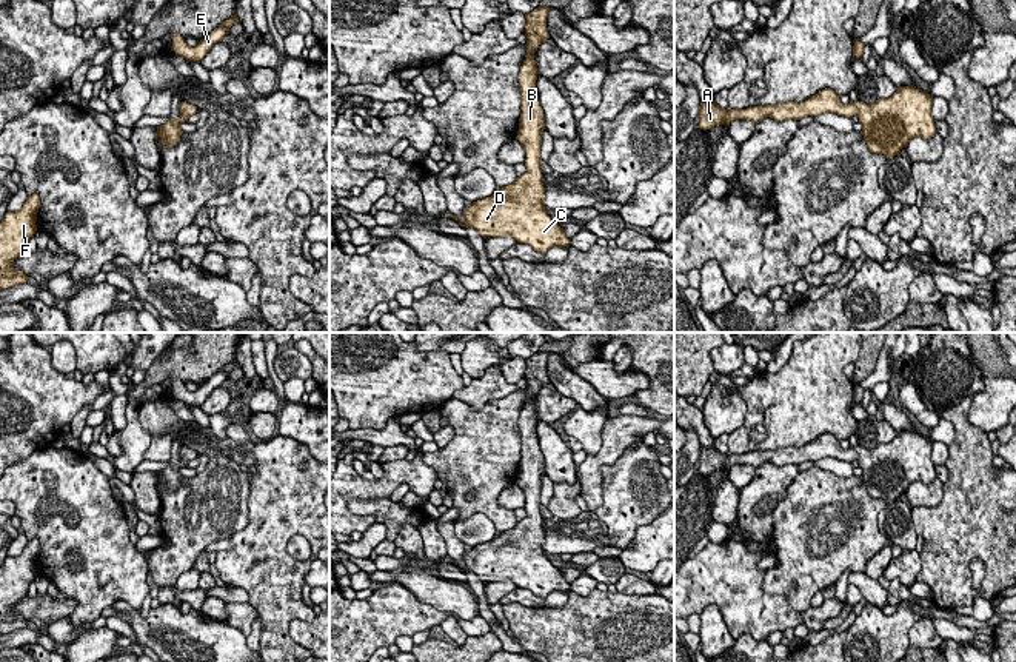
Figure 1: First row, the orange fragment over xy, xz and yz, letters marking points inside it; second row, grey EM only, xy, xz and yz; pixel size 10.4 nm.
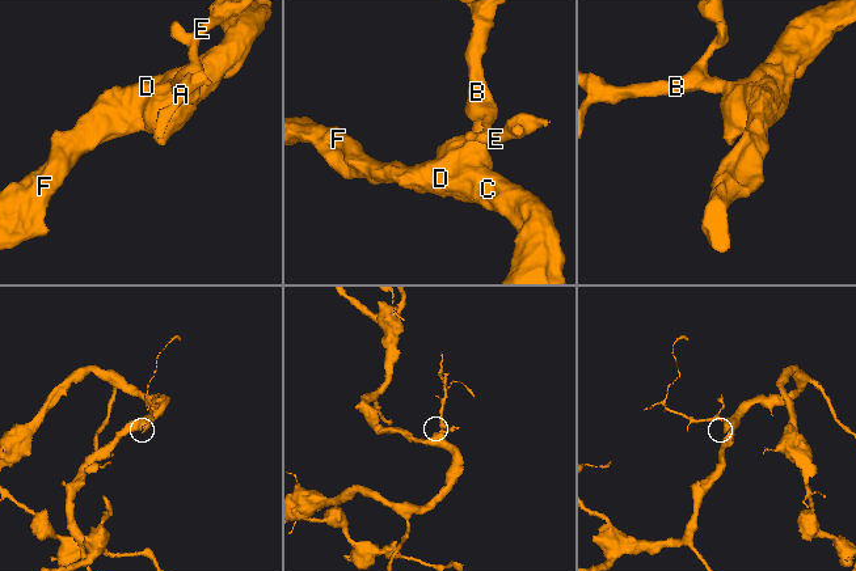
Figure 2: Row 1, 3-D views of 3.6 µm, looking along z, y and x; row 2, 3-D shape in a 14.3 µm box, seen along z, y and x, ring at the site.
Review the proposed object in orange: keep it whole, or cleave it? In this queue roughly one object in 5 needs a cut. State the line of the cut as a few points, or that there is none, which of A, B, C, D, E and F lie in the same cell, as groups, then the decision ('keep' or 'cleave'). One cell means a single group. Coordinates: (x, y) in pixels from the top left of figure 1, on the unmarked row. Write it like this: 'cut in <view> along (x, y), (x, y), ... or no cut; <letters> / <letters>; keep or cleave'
no cut; A B C D E F; keep

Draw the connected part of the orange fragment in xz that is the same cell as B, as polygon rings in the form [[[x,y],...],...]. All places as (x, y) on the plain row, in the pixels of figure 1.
[[[539,351],[534,356],[525,359],[525,380],[528,399],[520,411],[519,431],[520,431],[520,463],[517,485],[525,494],[526,517],[519,520],[511,530],[497,533],[497,536],[486,543],[473,547],[470,553],[463,554],[465,567],[460,568],[453,559],[448,559],[463,573],[474,573],[482,582],[513,582],[517,588],[530,590],[534,596],[546,599],[553,591],[570,591],[571,583],[568,583],[557,567],[554,567],[545,556],[543,543],[545,533],[540,514],[540,490],[542,477],[546,474],[543,466],[542,451],[539,448],[539,440],[536,434],[537,413],[534,405],[534,397],[540,388],[550,383],[546,373],[550,351]]]

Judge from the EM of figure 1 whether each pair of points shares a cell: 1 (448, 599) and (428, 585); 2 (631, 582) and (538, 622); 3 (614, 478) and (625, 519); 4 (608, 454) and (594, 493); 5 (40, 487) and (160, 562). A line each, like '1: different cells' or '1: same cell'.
1: same cell
2: different cells
3: same cell
4: same cell
5: different cells

